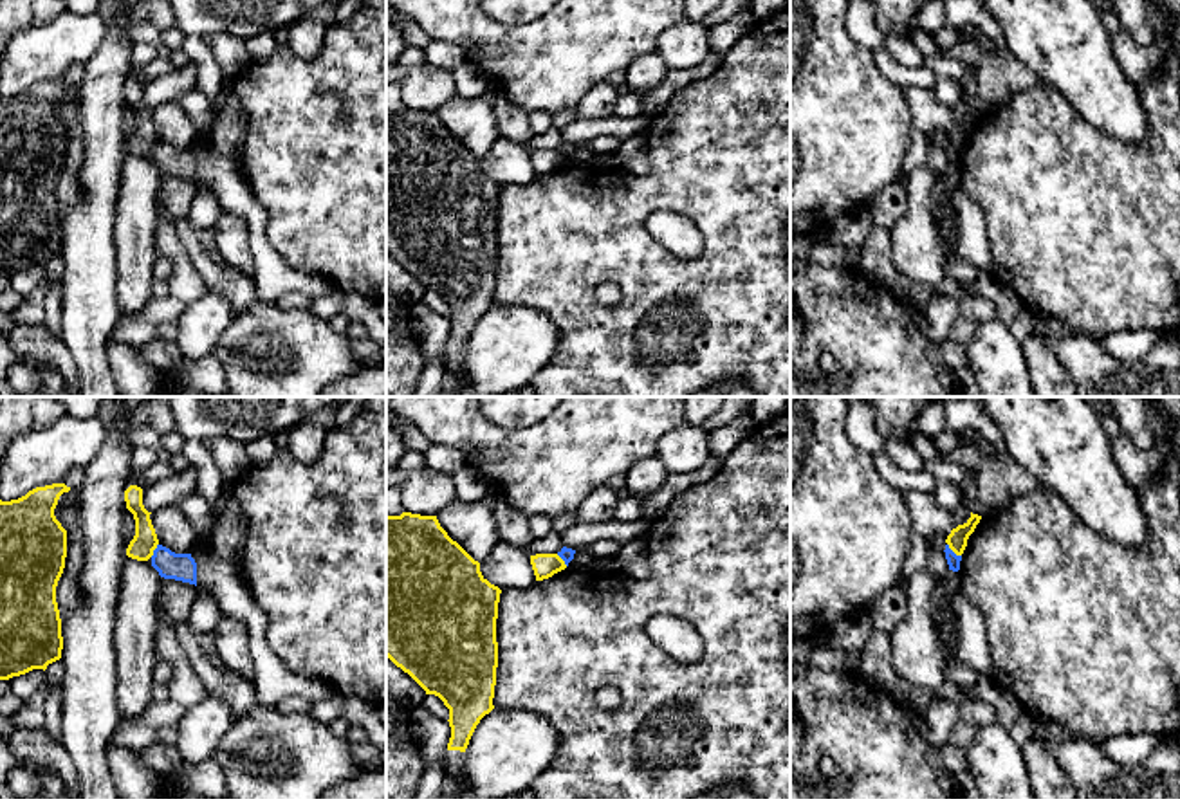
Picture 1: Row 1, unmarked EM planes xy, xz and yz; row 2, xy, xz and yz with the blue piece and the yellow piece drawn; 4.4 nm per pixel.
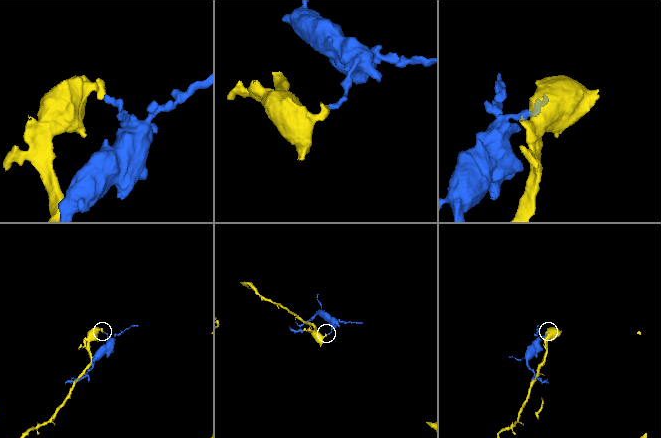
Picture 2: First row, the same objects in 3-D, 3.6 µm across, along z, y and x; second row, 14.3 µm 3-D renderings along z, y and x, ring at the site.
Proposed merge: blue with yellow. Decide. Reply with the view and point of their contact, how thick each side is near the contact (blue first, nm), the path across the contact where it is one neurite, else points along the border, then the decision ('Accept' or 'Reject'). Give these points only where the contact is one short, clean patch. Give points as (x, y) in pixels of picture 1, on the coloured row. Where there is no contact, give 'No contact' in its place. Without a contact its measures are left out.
Touches blue at yz (951, 551). Thickness 60 nm (blue) against 90 nm. Boundary: yz (948, 543), (960, 556). Reject

